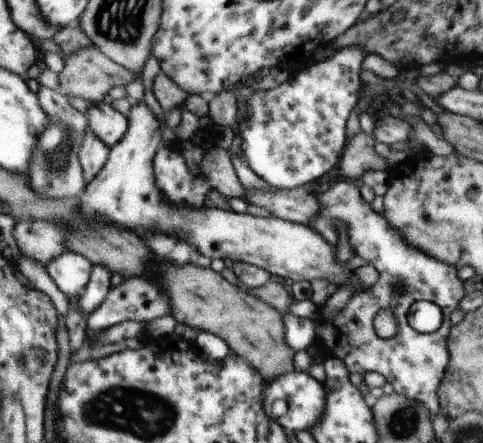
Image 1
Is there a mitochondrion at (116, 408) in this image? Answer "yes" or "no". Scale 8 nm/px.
yes

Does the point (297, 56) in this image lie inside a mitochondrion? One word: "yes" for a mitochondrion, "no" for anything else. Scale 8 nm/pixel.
no

